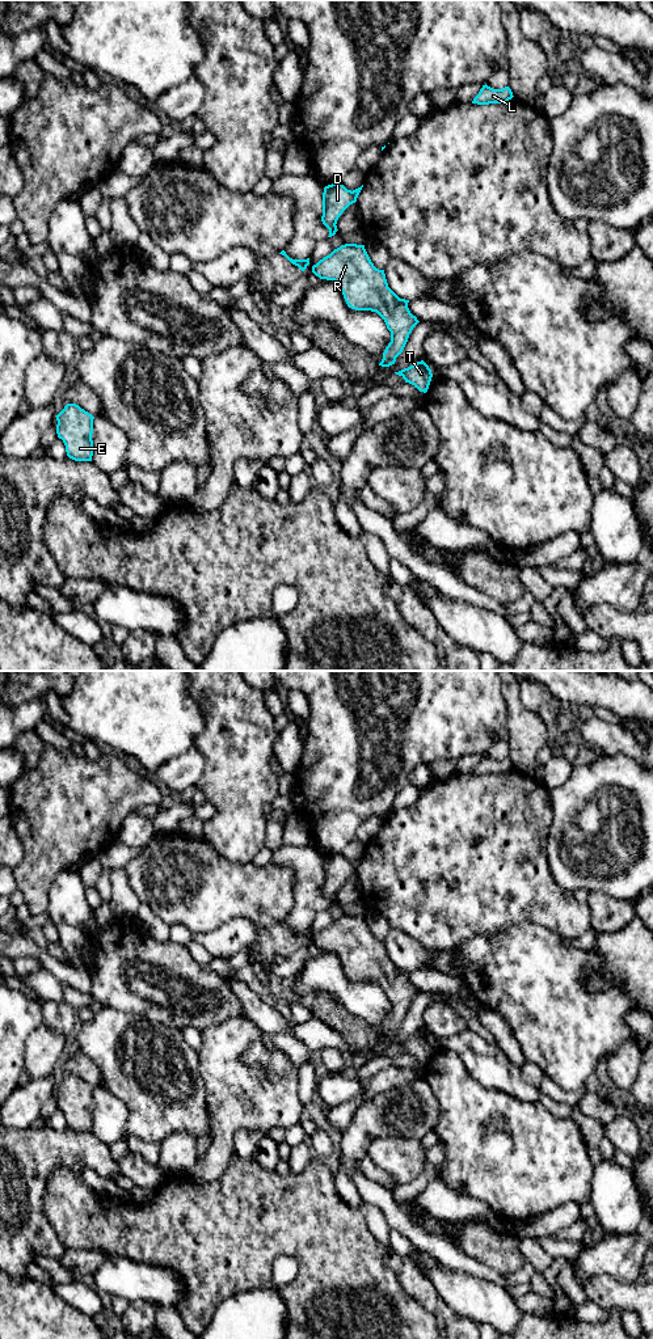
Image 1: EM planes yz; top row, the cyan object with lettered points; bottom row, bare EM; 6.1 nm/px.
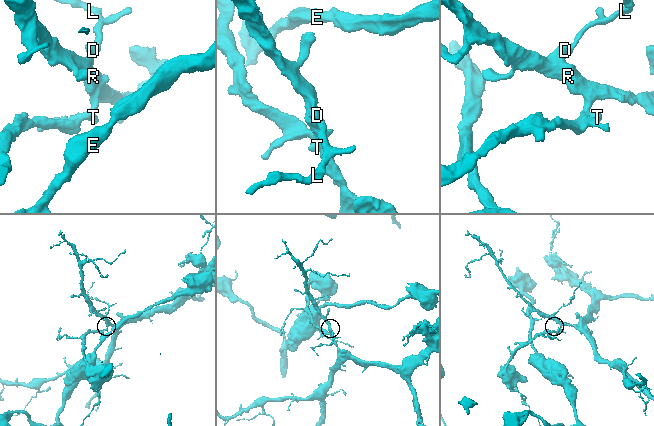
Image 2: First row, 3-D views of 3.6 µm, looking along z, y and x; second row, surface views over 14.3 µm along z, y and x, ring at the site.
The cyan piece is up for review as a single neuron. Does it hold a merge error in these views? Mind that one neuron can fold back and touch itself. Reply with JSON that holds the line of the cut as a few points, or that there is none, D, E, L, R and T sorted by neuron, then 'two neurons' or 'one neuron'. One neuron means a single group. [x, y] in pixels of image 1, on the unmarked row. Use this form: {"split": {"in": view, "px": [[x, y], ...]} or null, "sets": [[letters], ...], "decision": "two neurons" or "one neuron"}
{"split": null, "sets": [["D", "E", "L", "R", "T"]], "decision": "one neuron"}

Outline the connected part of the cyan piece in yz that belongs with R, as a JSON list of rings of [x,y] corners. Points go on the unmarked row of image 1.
[[[341,916],[313,935],[312,943],[320,950],[334,951],[349,979],[376,983],[384,990],[391,1013],[379,1036],[395,1035],[420,992],[410,984],[409,971],[400,970],[388,958],[384,941],[374,937],[365,916]]]

